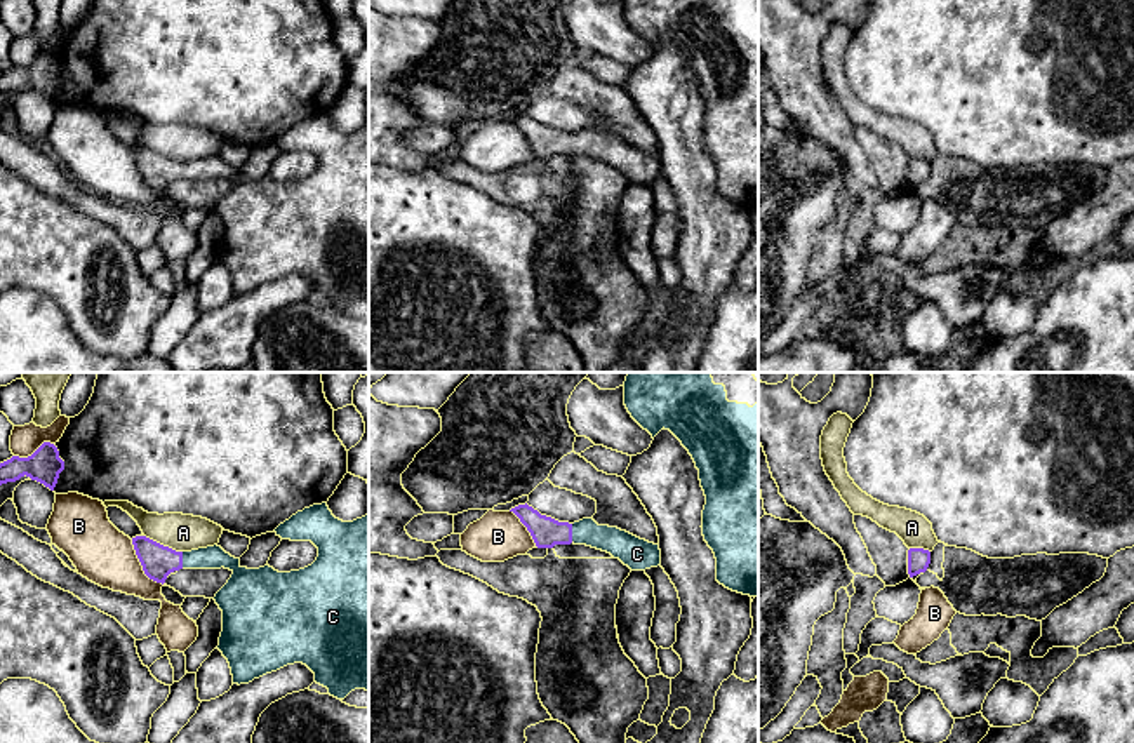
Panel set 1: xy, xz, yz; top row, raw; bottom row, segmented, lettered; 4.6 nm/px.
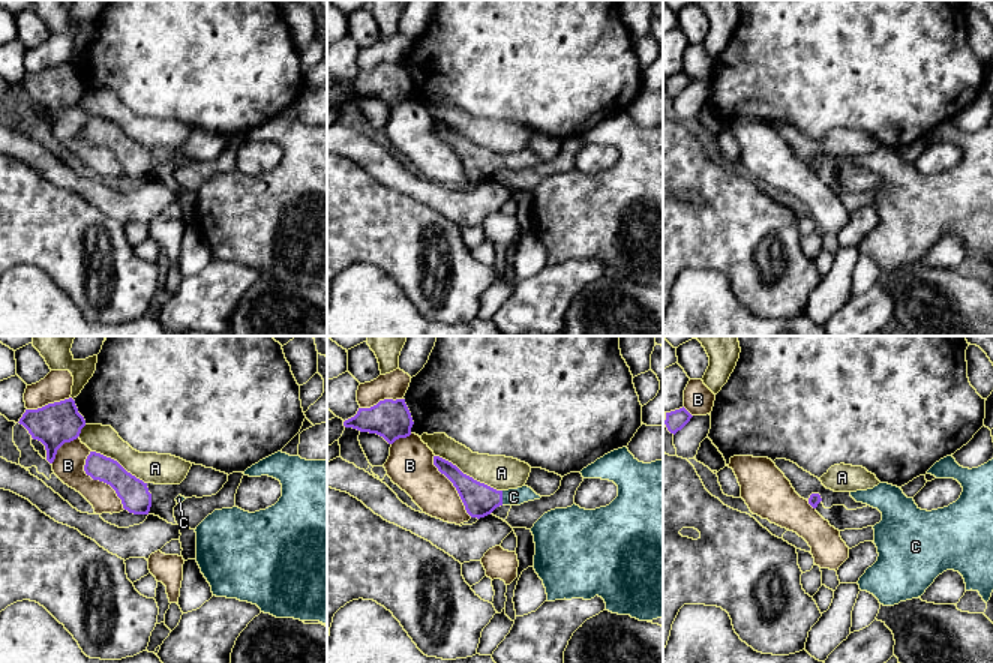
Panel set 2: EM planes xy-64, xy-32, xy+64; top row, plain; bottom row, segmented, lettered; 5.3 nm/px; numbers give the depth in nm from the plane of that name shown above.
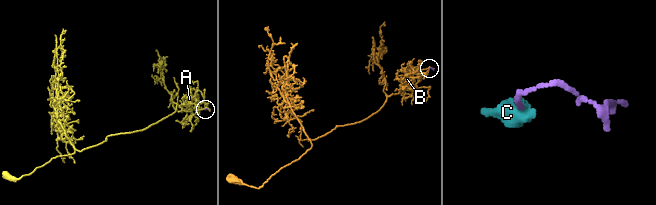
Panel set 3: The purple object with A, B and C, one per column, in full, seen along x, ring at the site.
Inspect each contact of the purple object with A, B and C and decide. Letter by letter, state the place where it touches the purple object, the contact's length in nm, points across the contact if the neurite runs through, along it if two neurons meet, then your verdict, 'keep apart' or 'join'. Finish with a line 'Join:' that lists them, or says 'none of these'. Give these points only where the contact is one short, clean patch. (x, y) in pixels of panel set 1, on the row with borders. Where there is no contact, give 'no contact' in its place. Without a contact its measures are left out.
A: meets purple in xy at (162, 545); contact 190 nm long; keep apart
B: meets purple in xy at (141, 564); contact 260 nm long; keep apart
C: meets purple in xz at (571, 533); contact 90 nm long; join
Join: C

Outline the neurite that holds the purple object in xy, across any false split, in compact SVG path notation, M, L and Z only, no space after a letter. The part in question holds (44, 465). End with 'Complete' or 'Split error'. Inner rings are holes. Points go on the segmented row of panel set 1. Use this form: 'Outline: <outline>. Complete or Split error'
Outline: M43 442L28 458L12 456L10 459L0 463L0 485L16 482L26 475L54 491L63 470L64 461L59 458L57 447L50 442Z. Complete

